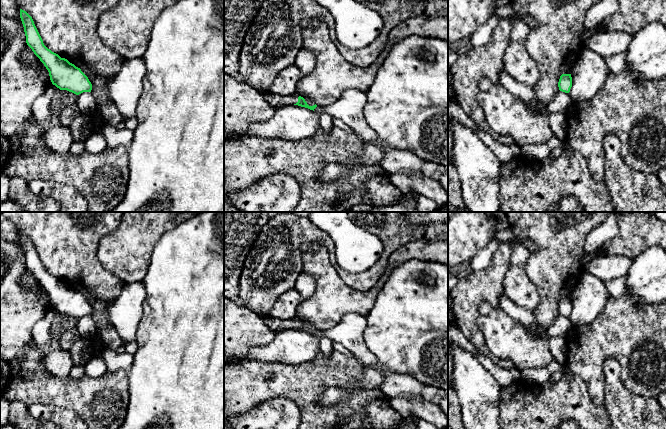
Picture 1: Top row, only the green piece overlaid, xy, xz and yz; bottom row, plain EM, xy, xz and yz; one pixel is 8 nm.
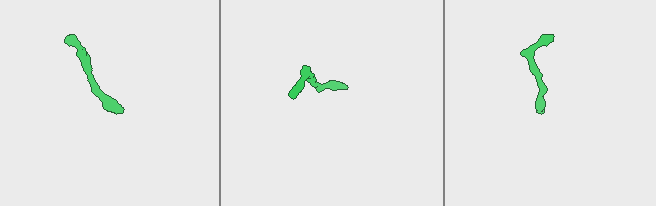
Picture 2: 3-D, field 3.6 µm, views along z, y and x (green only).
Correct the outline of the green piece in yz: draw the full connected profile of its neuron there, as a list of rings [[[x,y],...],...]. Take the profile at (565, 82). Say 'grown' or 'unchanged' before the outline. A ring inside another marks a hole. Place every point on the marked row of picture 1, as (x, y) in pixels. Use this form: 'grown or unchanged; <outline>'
unchanged; [[[562,74],[558,82],[559,90],[565,93],[569,93],[572,87],[571,74]]]

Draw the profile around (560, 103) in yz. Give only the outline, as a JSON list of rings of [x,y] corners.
[[[559,91],[553,99],[544,106],[544,110],[549,113],[565,113],[569,106],[572,104],[572,99],[568,93]]]

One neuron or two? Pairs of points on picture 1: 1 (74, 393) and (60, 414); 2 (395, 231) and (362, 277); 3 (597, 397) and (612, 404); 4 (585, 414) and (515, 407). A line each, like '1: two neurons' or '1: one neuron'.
1: two neurons
2: one neuron
3: two neurons
4: one neuron

